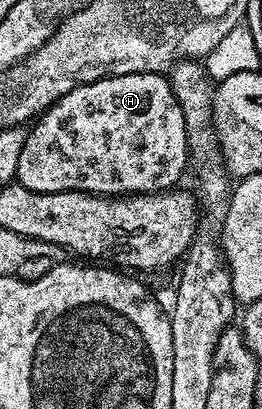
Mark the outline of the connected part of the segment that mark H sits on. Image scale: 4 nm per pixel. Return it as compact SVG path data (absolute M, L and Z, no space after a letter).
M135 73L134 75L111 75L96 79L94 83L79 83L75 89L59 97L50 107L40 112L39 118L28 128L23 153L19 153L19 169L16 182L22 183L27 189L39 193L59 193L60 191L85 191L88 195L104 195L106 197L124 197L127 195L155 195L159 191L167 191L178 186L181 174L187 171L190 162L187 129L183 121L183 109L179 109L179 101L173 92L172 82L164 74Z

